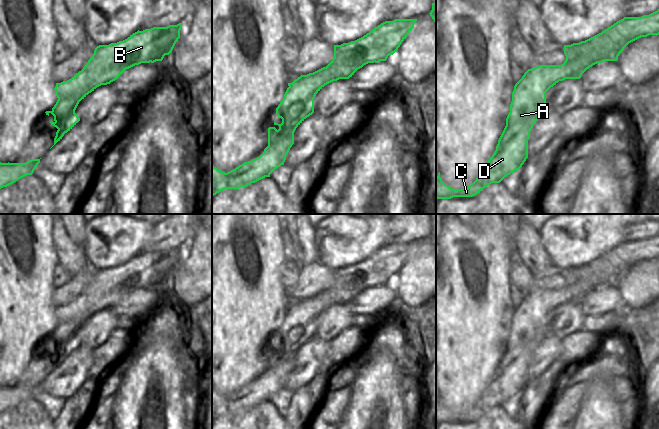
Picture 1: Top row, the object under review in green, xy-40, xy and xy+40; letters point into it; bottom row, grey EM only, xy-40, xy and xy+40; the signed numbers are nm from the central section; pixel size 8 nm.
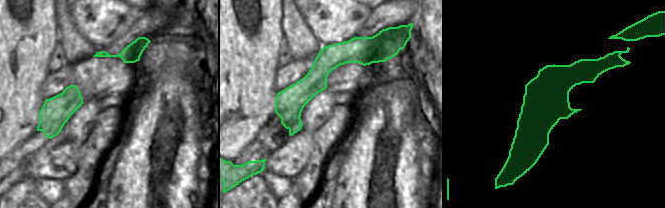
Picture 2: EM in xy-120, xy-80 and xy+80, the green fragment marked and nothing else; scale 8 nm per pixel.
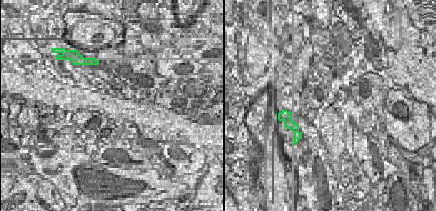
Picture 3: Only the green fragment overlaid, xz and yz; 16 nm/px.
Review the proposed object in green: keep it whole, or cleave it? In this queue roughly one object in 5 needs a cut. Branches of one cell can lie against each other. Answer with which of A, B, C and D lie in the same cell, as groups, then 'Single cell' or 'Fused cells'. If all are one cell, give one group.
Groups: A C D / B. Fused cells.

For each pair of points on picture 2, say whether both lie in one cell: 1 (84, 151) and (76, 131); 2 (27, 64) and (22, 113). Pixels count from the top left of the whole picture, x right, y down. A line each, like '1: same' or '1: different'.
1: different
2: same

